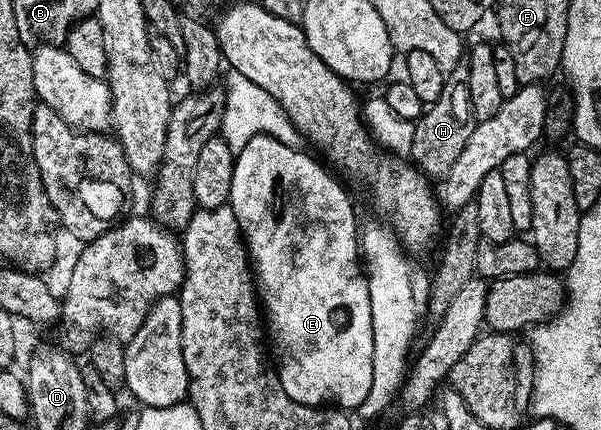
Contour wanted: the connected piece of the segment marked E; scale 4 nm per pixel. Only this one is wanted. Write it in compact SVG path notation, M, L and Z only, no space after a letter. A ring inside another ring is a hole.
M264 134L253 136L253 140L249 140L249 144L245 144L245 148L241 148L236 153L229 204L237 216L243 241L247 244L257 297L265 311L265 326L269 331L269 342L270 345L271 342L275 345L275 354L279 357L277 373L281 380L281 388L285 388L289 400L297 404L338 408L344 412L351 412L363 403L365 396L369 396L369 388L373 388L373 312L369 308L369 284L361 261L361 226L360 223L355 223L355 206L351 203L346 188L334 178L336 175L326 165L323 167L317 159L310 158L305 151L306 149L303 148L297 150L289 148L289 144L281 144L281 140L273 140Z

